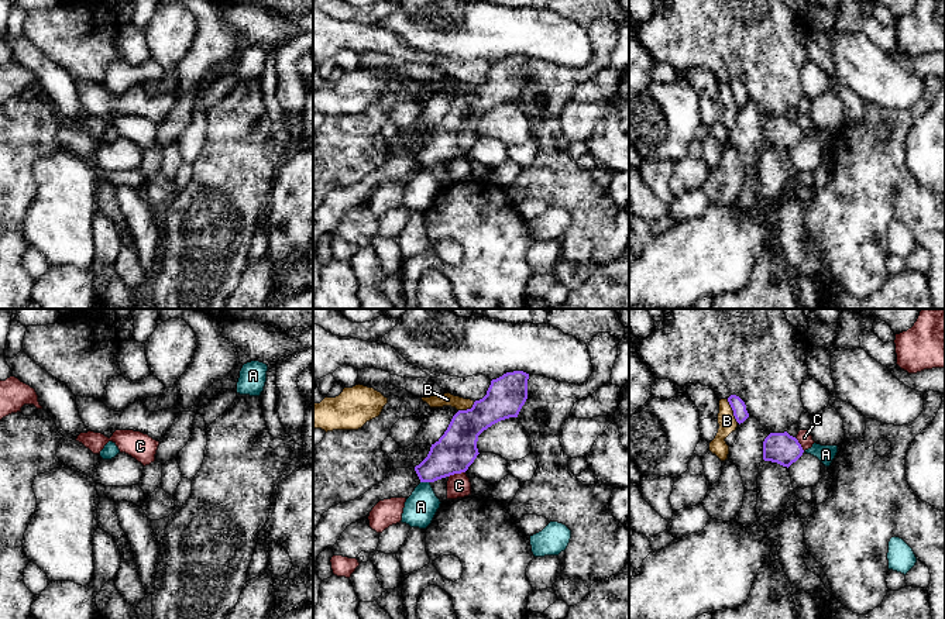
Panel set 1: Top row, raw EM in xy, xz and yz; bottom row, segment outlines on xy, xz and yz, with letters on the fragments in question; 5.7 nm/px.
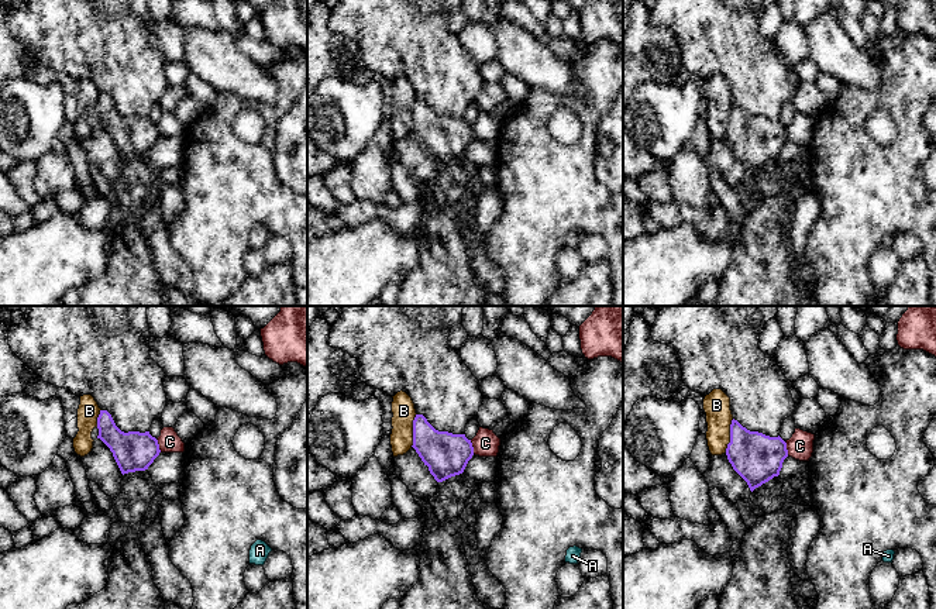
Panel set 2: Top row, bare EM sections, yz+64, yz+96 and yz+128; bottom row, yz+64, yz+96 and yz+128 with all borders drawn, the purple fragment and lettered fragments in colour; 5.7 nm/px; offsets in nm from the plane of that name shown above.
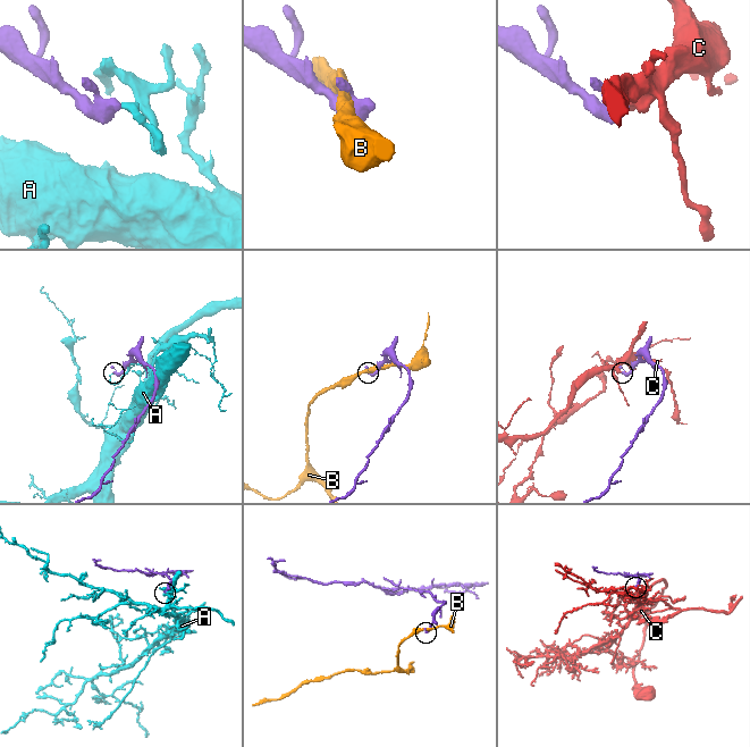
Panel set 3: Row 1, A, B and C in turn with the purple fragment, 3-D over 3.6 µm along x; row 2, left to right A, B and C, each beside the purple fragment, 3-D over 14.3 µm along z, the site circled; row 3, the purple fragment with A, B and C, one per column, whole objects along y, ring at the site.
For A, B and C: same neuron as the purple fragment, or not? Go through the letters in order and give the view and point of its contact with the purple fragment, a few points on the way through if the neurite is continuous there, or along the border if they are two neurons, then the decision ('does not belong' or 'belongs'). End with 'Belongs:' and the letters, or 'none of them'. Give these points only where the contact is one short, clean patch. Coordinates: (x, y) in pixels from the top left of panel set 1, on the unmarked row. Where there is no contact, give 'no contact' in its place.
A: xz (425, 165) | does not belong
B: yz (732, 93) | does not belong
C: xz (456, 157) | along xz (464, 155), (449, 161) | does not belong
Belongs: none of them

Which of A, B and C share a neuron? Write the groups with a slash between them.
A / B / C

